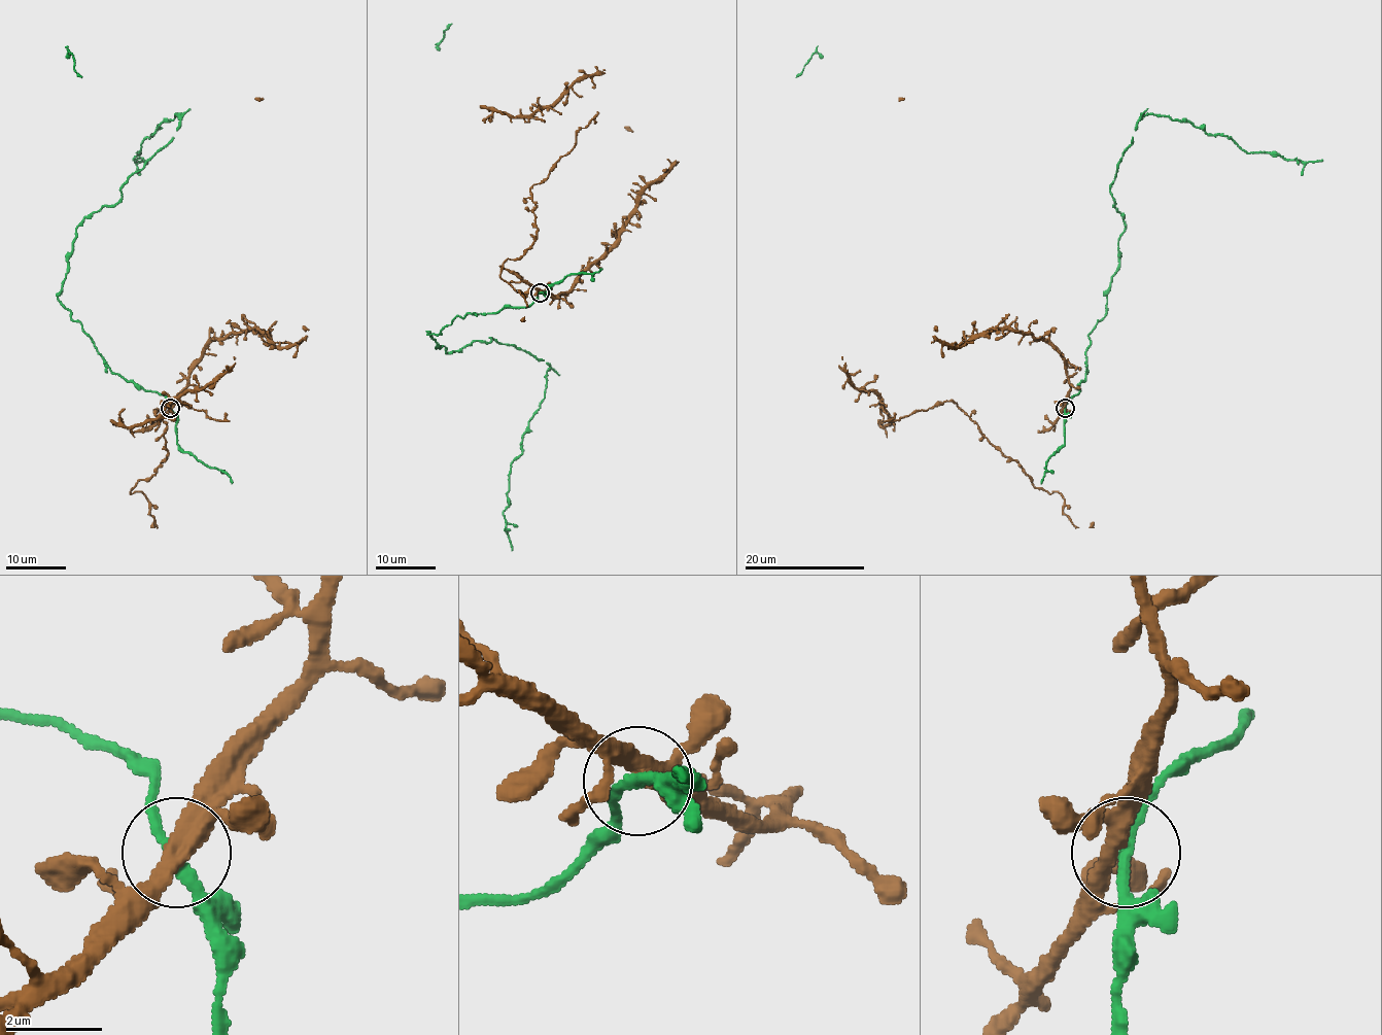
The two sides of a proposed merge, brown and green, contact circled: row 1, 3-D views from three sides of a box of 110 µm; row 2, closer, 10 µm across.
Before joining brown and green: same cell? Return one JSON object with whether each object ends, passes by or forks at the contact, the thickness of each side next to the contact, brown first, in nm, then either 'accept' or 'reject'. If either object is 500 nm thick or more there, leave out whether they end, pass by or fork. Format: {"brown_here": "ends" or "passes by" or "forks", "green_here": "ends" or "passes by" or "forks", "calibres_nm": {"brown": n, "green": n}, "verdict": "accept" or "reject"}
{"brown_here": "forks", "green_here": "passes by", "calibres_nm": {"brown": 320, "green": 200}, "verdict": "accept"}

